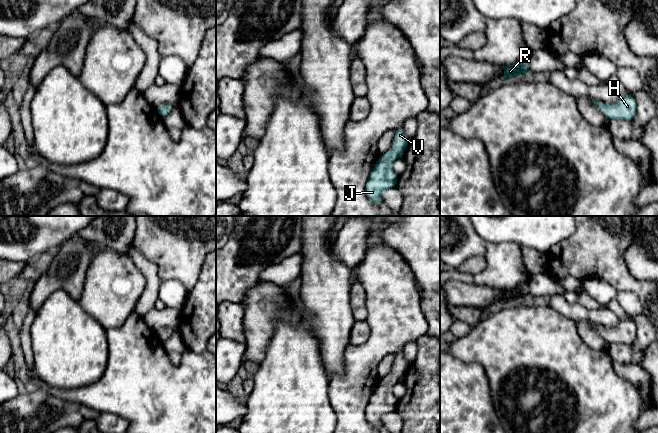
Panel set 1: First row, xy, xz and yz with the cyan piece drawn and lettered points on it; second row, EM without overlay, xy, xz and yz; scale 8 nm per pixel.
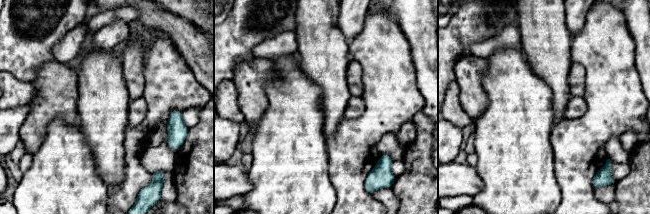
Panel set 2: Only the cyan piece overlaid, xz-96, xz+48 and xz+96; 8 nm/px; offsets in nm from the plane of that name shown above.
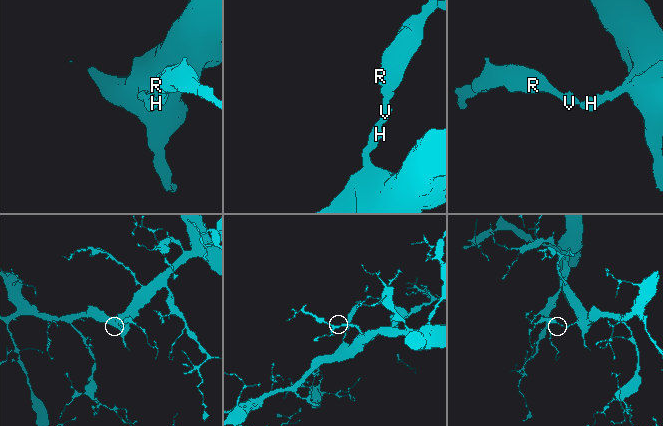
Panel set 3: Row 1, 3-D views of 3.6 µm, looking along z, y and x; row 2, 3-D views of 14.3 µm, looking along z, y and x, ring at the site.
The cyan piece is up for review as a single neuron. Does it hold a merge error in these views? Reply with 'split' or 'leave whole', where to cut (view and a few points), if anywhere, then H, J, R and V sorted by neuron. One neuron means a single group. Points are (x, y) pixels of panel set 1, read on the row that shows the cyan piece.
leave whole; cut none; groups H J R V

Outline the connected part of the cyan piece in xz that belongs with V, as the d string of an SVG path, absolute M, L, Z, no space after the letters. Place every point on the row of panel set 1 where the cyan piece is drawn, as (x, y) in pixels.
M403 126L394 130L394 132L393 146L385 155L380 155L365 185L366 195L374 205L384 205L381 193L384 190L396 187L399 175L393 170L392 164L397 157L402 156L410 141Z

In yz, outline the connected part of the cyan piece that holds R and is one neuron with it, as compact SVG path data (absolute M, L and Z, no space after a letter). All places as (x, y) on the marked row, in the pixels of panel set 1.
M529 56L520 59L513 65L501 66L504 69L504 75L501 77L501 80L505 80L511 76L519 76L530 71L529 66Z

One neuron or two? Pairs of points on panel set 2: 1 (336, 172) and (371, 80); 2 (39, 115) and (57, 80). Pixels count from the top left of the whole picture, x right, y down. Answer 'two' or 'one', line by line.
1: one
2: one

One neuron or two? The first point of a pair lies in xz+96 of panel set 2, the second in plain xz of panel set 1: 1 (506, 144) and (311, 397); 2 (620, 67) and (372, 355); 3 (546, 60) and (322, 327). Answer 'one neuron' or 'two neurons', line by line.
1: one neuron
2: one neuron
3: one neuron

